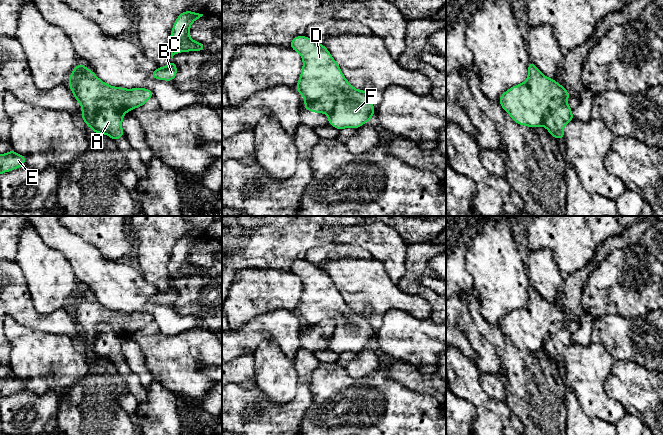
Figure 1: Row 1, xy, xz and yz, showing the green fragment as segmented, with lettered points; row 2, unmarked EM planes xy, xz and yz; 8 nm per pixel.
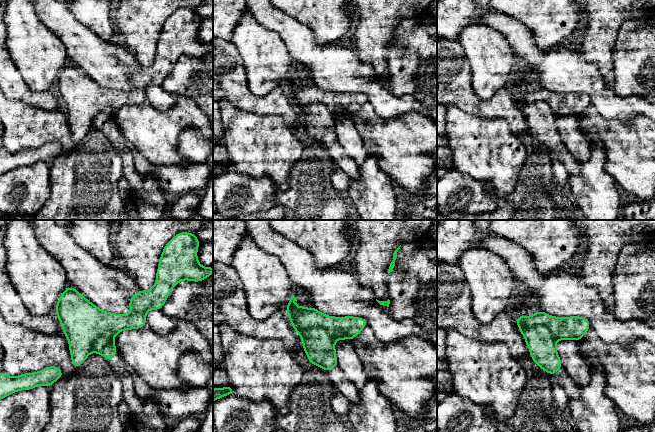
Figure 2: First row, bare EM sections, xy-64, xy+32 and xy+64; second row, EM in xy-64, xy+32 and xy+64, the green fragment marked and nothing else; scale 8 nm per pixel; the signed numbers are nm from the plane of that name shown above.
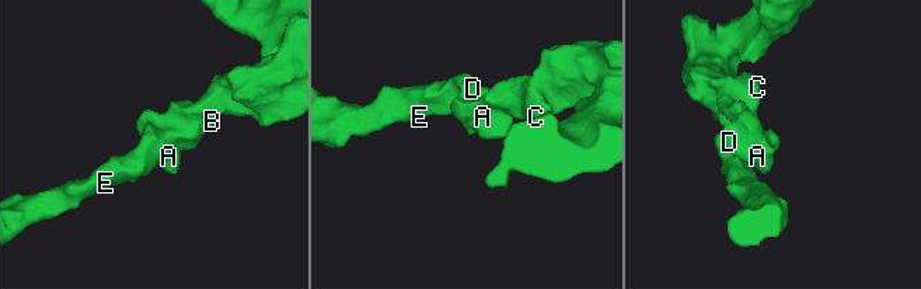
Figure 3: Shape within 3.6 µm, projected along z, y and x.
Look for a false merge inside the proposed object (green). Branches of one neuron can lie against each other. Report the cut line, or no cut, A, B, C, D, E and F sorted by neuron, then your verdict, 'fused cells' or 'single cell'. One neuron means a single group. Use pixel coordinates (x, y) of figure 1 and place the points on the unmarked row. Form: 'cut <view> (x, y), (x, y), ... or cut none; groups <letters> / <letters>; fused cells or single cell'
cut xy (124, 336), (107, 325), (100, 325), (97, 328), (92, 353); groups A / B C D E F; fused cells

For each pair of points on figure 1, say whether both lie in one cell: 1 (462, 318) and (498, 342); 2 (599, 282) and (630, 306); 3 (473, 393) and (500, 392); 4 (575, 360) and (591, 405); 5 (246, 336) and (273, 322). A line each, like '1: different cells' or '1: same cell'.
1: different cells
2: same cell
3: different cells
4: same cell
5: same cell

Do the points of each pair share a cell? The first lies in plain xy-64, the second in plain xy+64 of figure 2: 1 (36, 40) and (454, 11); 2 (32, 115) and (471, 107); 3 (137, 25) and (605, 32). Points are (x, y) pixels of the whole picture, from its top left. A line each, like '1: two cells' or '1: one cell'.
1: two cells
2: two cells
3: one cell

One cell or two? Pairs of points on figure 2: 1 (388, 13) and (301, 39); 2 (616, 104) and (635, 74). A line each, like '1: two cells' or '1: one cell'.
1: two cells
2: two cells

